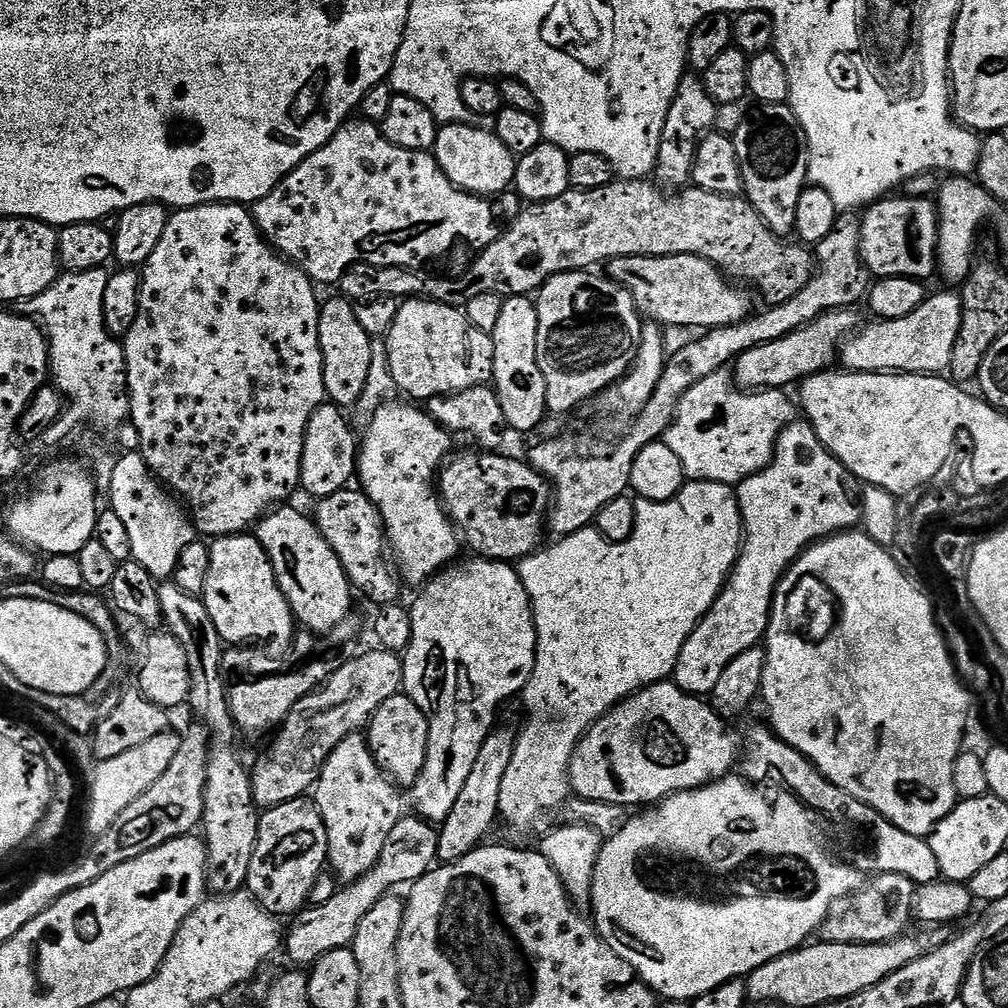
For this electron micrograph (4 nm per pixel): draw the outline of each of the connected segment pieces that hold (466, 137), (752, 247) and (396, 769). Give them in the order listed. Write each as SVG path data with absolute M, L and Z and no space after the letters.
M457 122L441 127L434 155L438 166L464 192L472 192L476 196L495 198L513 187L516 178L517 157L513 156L506 146L502 146L495 131L475 128L472 122Z
M617 179L598 190L570 190L562 194L562 198L554 198L541 204L528 204L521 211L520 217L509 224L508 231L501 232L493 244L477 255L479 257L465 270L464 277L443 280L440 276L420 276L424 274L411 268L375 268L369 264L354 264L342 274L338 291L343 299L353 302L379 296L427 298L439 304L448 304L452 308L463 309L470 302L470 298L475 298L477 294L496 292L505 298L527 296L543 288L544 283L552 276L563 272L588 270L596 266L592 264L603 265L607 261L617 260L619 256L678 254L706 258L729 281L739 282L741 285L749 284L744 285L749 289L757 288L772 306L794 298L794 294L798 294L798 290L802 290L802 286L810 282L814 271L813 253L799 242L789 242L775 236L770 226L766 226L766 222L758 214L758 210L754 210L754 206L743 195L723 196L695 186L689 186L679 194L669 194L647 179Z
M408 695L386 698L366 728L368 748L374 754L384 775L397 786L410 786L422 774L428 745L428 719Z

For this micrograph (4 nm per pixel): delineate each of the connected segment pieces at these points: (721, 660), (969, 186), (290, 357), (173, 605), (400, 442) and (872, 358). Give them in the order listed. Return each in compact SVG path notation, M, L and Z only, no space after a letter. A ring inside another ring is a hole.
M796 418L781 430L776 453L762 471L735 485L744 520L740 556L714 606L686 638L674 673L674 683L691 696L707 697L722 670L768 634L772 598L785 572L821 538L855 529L862 520L862 484L814 434L807 419Z
M955 174L947 178L949 180L945 184L943 181L939 185L938 195L934 200L936 210L940 214L936 263L939 275L944 275L952 283L949 285L960 286L972 273L974 267L972 255L976 252L976 239L979 238L984 223L994 219L996 211L1001 211L1002 206L975 179Z
M200 204L197 208L173 211L168 218L162 239L143 265L140 282L140 309L134 326L123 337L124 361L128 367L128 401L130 424L136 427L140 439L138 451L153 476L182 501L192 525L204 538L239 536L260 523L269 511L283 505L292 491L300 488L302 446L310 414L325 403L324 359L320 349L318 318L321 301L316 300L317 289L306 273L291 260L285 260L261 234L252 221L251 211L242 204Z
M171 578L159 585L157 594L161 600L160 619L163 627L174 638L178 638L182 650L186 652L186 662L192 679L192 693L188 695L188 704L196 711L195 719L210 730L202 821L202 839L208 850L207 891L218 896L227 896L229 892L241 891L248 883L250 858L258 842L262 812L252 793L249 769L246 764L244 768L243 762L236 757L237 733L232 723L222 668L220 672L226 645L201 597L186 594L186 590L182 590L182 586L178 586Z
M385 402L381 405L363 429L364 436L362 432L356 461L358 484L360 480L359 487L368 495L370 502L374 502L382 518L386 544L394 557L395 567L403 583L423 586L437 572L449 567L457 559L456 551L462 548L462 537L456 525L453 524L452 517L445 512L436 485L438 473L453 451L451 450L453 437L448 429L441 428L436 423L436 419L429 416L423 407L412 402L392 403Z
M948 290L952 292L936 292L929 295L918 306L918 310L914 310L914 314L906 314L906 318L894 318L893 320L882 320L872 322L872 325L863 332L857 331L844 341L839 353L838 360L847 371L850 372L890 372L893 374L940 374L945 371L952 363L952 355L954 354L954 342L958 342L958 330L962 330L962 302L960 301L960 293L956 290Z

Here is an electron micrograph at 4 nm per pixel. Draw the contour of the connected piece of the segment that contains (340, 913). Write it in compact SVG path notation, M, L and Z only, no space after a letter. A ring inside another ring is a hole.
M401 818L398 826L390 830L390 838L382 850L380 860L376 863L365 876L345 883L330 898L330 902L313 904L305 907L291 921L292 929L289 927L286 932L286 952L293 960L293 965L311 966L316 963L322 954L330 954L330 950L347 948L351 945L354 934L358 930L358 922L374 910L374 906L379 900L384 899L393 891L395 884L411 886L432 871L438 860L438 838L439 831L426 820L419 818Z

